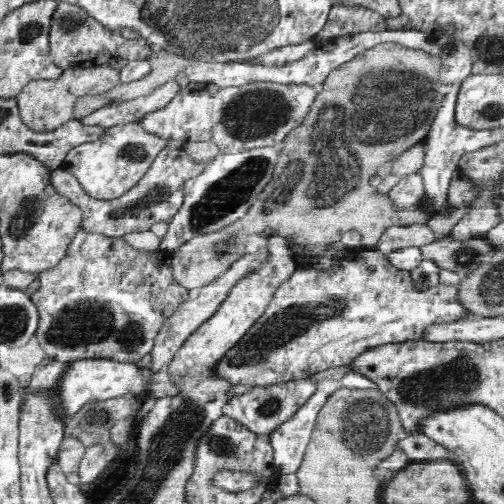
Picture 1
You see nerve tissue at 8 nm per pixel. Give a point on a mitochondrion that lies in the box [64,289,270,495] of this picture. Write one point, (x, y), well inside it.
(225, 447)

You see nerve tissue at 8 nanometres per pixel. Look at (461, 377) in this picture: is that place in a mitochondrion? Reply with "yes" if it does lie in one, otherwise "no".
yes

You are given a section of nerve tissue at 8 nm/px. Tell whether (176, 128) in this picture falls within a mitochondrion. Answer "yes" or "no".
no

